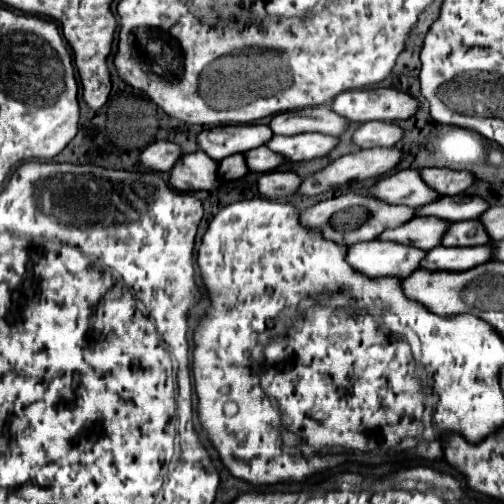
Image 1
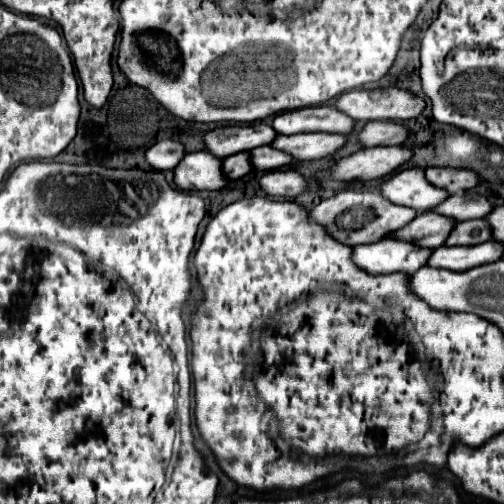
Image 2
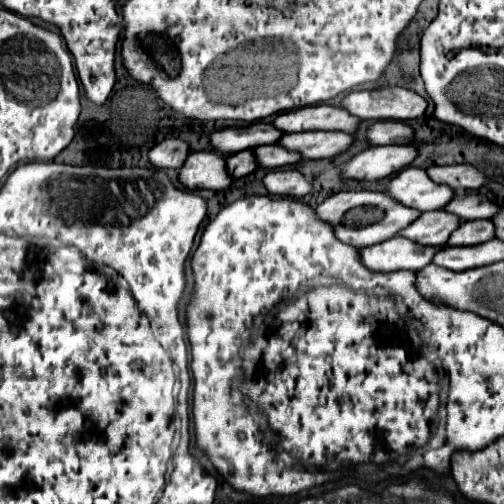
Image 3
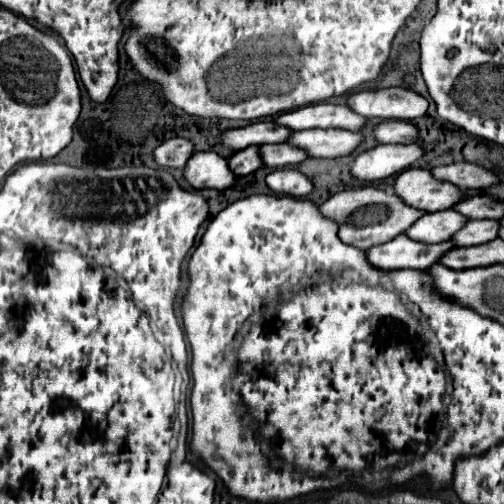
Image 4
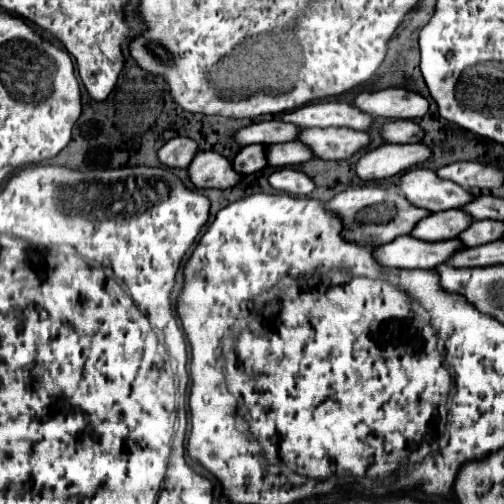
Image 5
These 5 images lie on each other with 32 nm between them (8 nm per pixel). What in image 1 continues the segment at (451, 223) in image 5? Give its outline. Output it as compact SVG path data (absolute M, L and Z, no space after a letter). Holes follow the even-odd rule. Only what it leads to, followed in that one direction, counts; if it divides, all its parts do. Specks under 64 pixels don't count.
M430 216L412 218L412 220L404 222L402 226L384 230L378 236L378 240L414 246L414 248L426 252L428 248L434 248L434 246L440 244L440 236L444 234L444 228L448 228L448 224L444 220L436 220L436 218L430 218Z

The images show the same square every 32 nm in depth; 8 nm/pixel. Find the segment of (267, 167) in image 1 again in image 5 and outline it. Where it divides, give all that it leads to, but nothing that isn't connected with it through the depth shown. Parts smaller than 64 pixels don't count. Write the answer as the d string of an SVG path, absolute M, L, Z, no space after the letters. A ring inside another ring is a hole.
M284 142L284 144L270 144L266 148L266 160L268 166L280 168L280 166L298 166L312 158L312 152L304 148L304 144L296 142Z

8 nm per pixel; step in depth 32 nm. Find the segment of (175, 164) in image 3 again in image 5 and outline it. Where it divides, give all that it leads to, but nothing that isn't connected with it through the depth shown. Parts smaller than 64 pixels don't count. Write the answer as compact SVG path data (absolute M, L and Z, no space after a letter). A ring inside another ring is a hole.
M172 138L168 140L156 154L162 166L168 168L186 168L192 160L192 156L196 156L198 152L198 144L190 138Z

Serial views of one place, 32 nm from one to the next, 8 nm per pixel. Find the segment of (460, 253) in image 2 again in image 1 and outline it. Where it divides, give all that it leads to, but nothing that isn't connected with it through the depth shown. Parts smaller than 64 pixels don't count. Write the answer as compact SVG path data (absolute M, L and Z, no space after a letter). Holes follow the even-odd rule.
M488 244L480 248L444 248L436 246L426 252L426 258L420 262L420 268L436 272L436 270L452 270L452 272L464 272L474 266L480 266L484 262L492 260L492 250Z

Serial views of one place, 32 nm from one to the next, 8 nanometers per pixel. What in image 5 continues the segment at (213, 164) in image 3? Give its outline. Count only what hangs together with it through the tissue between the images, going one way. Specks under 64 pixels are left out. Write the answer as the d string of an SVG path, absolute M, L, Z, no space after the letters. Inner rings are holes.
M198 152L188 166L188 178L196 188L232 188L240 174L232 170L228 158L218 152Z

